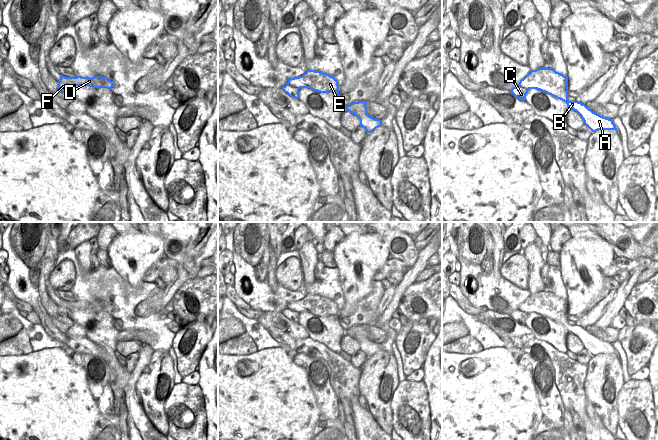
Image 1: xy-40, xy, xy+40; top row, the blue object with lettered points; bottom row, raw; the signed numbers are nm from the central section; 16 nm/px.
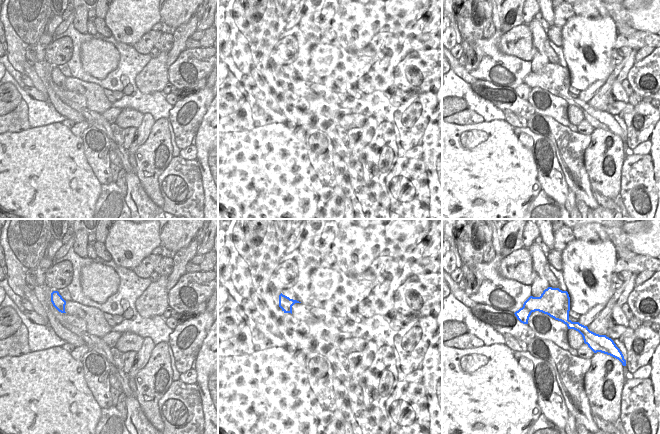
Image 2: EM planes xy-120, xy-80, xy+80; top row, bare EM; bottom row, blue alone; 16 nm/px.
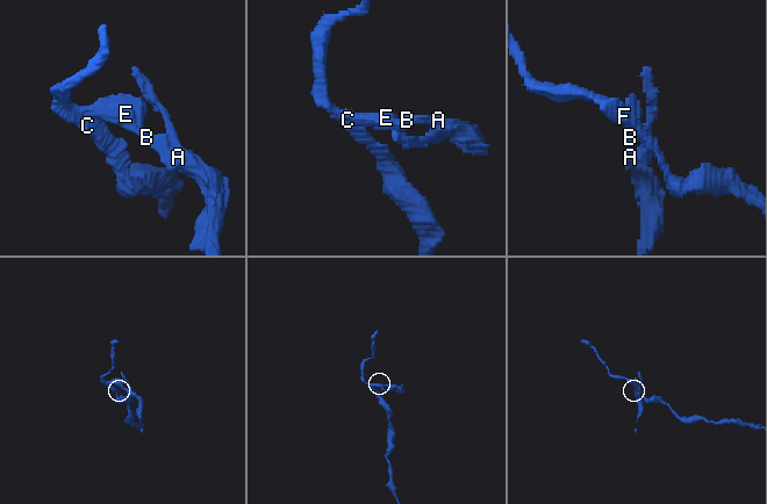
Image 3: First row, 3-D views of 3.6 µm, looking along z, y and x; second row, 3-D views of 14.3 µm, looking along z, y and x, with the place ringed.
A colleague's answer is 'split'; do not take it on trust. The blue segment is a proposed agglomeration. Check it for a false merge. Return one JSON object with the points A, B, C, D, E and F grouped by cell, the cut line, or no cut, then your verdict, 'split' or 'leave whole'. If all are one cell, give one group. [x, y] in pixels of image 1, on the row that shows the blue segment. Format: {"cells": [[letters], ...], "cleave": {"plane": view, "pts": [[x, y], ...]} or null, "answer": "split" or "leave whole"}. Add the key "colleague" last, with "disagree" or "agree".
{"cells": [["A", "B", "D", "E"], ["C", "F"]], "cleave": {"plane": "xy+40", "pts": [[530, 73], [530, 78], [522, 86], [527, 90]]}, "answer": "split", "colleague": "agree"}

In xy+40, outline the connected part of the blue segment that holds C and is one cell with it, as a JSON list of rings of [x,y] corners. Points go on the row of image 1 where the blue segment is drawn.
[[[528,73],[523,79],[520,80],[519,84],[513,87],[510,92],[521,101],[525,101],[525,97],[528,90],[522,86],[531,78],[530,73]]]

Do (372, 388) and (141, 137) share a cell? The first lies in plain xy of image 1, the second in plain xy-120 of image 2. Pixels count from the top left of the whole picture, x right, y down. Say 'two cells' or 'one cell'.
two cells

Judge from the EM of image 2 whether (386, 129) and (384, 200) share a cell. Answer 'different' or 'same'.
same

